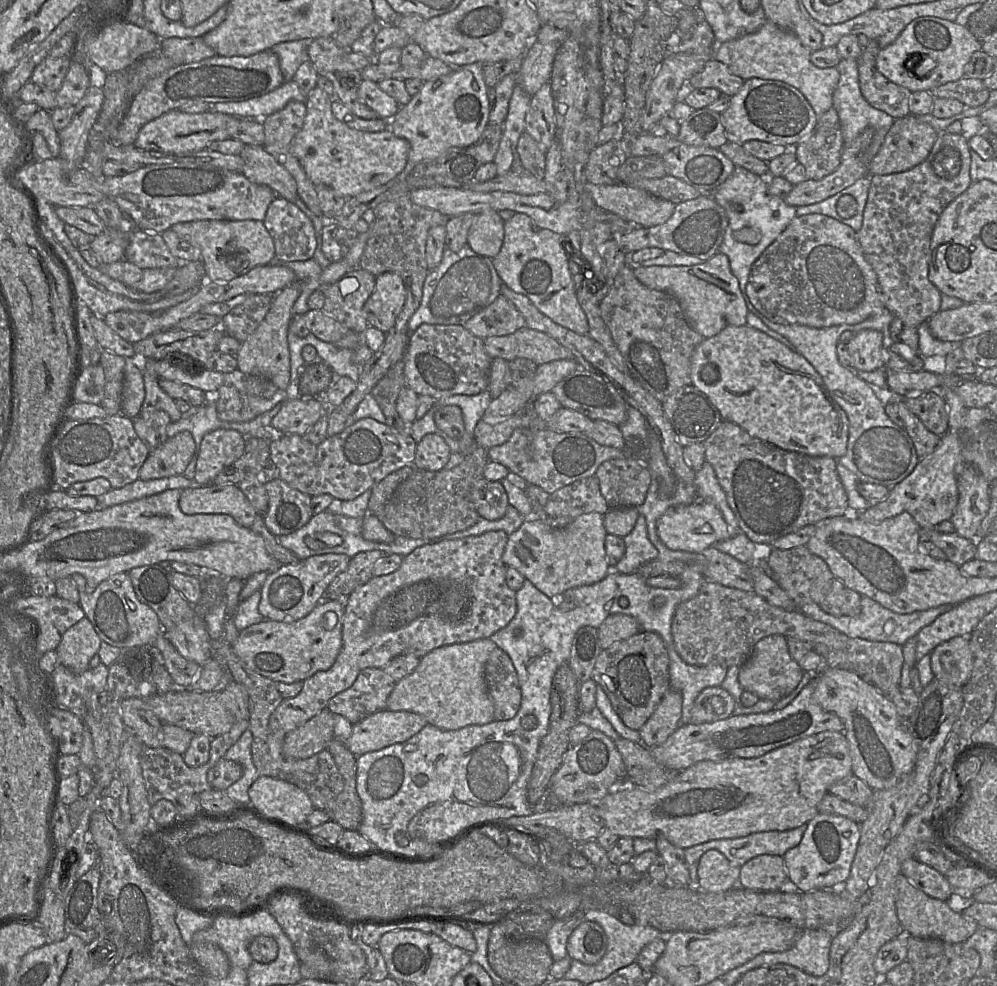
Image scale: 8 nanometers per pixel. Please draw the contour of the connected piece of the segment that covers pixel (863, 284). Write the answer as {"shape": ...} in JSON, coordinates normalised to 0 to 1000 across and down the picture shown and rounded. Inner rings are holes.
{"shape":[[[825,217],[796,221],[756,266],[748,297],[755,310],[775,327],[828,333],[858,330],[890,311],[881,281],[869,264],[860,235]]]}

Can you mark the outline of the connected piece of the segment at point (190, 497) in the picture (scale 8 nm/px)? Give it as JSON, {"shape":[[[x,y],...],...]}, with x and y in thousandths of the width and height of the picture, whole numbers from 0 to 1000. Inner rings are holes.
{"shape":[[[210,491],[183,497],[180,514],[187,522],[228,521],[251,535],[259,519],[236,491]]]}

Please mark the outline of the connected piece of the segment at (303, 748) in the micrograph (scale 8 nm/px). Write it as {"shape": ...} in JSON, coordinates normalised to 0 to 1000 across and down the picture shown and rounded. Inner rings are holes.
{"shape":[[[330,718],[289,742],[286,746],[283,763],[286,769],[307,770],[328,760],[335,746],[336,724]]]}

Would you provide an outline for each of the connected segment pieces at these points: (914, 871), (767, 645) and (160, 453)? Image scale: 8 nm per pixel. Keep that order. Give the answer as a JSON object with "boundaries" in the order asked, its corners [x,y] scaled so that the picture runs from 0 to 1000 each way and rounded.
{"boundaries":[[[[917,869],[911,870],[905,875],[904,886],[919,901],[935,911],[950,914],[955,907],[949,888]]],[[[772,644],[761,649],[750,669],[742,676],[741,693],[747,701],[752,701],[761,709],[781,711],[791,705],[802,693],[806,681],[792,664],[789,647]]],[[[184,437],[149,458],[139,478],[143,488],[184,482],[196,459],[192,439]]]]}

